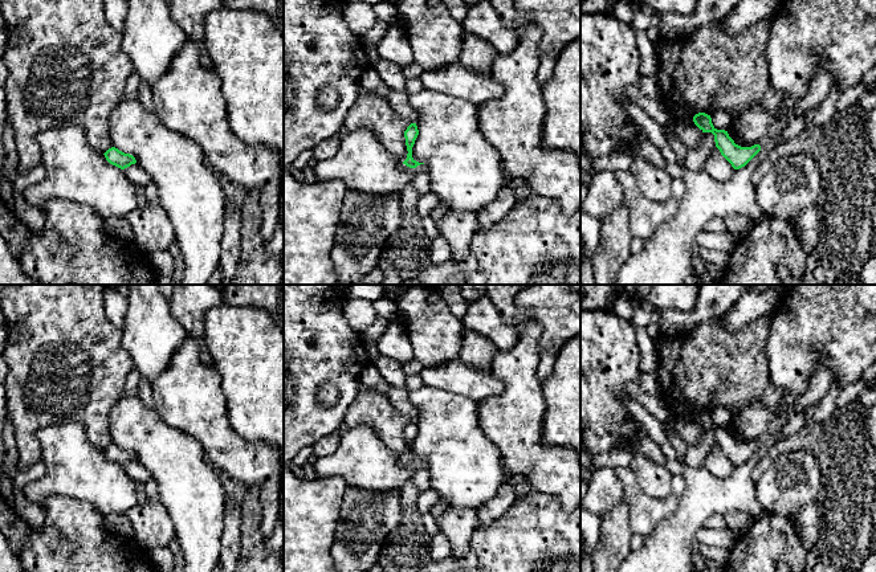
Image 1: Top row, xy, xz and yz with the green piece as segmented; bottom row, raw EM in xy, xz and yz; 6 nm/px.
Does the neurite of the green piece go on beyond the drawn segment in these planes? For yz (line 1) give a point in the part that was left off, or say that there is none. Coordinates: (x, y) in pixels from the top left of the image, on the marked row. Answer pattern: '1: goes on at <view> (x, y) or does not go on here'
1: goes on at yz (774, 130)

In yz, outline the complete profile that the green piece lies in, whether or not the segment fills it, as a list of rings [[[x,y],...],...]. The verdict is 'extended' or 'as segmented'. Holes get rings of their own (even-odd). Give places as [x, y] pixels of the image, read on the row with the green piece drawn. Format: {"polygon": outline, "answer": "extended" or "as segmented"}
{"polygon": [[[698,113],[693,117],[693,122],[702,132],[712,132],[714,135],[716,147],[734,169],[745,167],[771,139],[779,136],[786,126],[786,118],[781,117],[766,128],[754,146],[741,147],[734,143],[728,131],[717,130],[713,126],[710,115]]], "answer": "extended"}

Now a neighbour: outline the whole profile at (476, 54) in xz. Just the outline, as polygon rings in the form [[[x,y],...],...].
[[[464,32],[459,62],[476,73],[490,74],[496,50],[484,40]]]

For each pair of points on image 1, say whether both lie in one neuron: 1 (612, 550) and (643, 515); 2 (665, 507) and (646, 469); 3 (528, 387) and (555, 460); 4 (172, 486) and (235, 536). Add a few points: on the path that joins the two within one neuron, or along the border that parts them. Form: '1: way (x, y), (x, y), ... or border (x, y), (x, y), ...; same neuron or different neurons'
1: border (623, 498), (628, 509), (628, 527), (634, 532); different neurons
2: border (636, 479), (652, 497), (665, 498), (672, 494); different neurons
3: way (528, 407), (528, 441), (536, 449); same neuron
4: border (227, 501), (219, 558); different neurons

